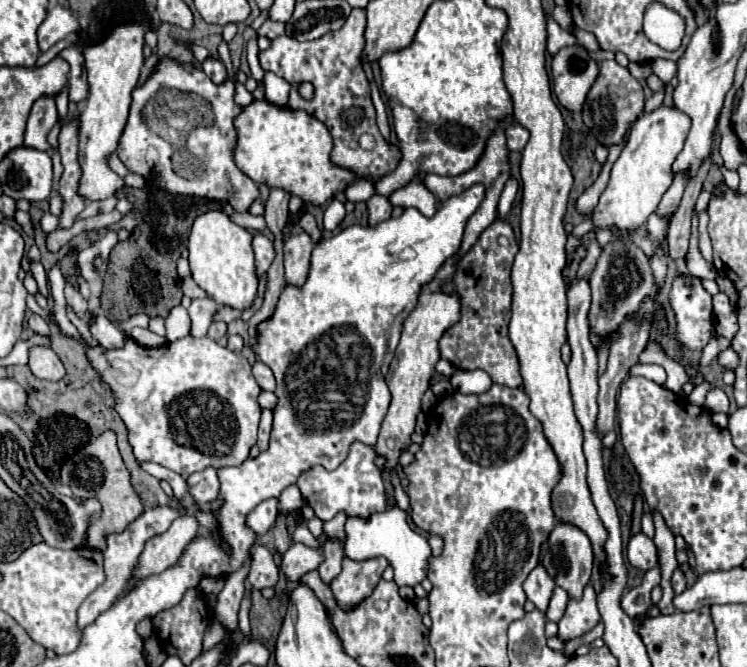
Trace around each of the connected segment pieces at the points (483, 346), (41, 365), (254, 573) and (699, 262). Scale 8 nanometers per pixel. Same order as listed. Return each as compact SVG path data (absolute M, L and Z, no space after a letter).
M497 218L489 228L483 230L475 246L465 256L459 258L453 278L441 284L441 292L445 294L455 292L461 298L459 322L447 328L439 340L441 358L451 362L459 370L481 368L491 376L493 382L509 388L523 386L517 354L507 332L513 298L511 266L517 252L519 244L515 240L513 228Z
M33 346L29 350L29 368L37 378L43 380L61 380L65 376L61 360L49 346Z
M253 546L249 582L253 586L277 586L279 582L279 566L275 564L273 554L265 546Z
M695 209L693 210L691 219L691 235L689 243L689 254L687 254L687 268L693 276L701 276L701 278L707 278L707 280L715 280L717 274L707 266L707 262L703 260L701 252L699 252L699 225L698 214Z

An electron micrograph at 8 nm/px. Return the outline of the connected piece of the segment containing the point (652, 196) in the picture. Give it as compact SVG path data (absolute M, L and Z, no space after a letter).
M661 104L657 110L643 114L633 124L629 140L621 150L621 156L611 168L609 184L593 210L593 224L603 230L639 230L645 226L649 214L657 208L663 194L673 182L673 162L683 150L685 138L691 128L691 118L675 106Z

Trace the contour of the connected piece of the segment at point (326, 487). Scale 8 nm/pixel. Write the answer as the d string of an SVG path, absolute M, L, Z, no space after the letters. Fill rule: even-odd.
M353 442L349 448L349 456L345 462L329 472L323 466L313 466L305 470L297 486L301 488L307 504L313 508L315 516L319 516L323 522L331 520L337 512L345 512L347 518L369 518L371 514L385 512L387 510L387 500L385 500L385 488L381 480L381 472L375 464L375 450L363 442Z

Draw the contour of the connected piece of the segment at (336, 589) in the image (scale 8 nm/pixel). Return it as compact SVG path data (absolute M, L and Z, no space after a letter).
M379 557L378 562L379 570L375 570L371 560L355 562L355 560L343 558L341 574L331 584L331 592L339 608L349 612L373 594L377 582L381 580L381 574L389 565L383 557Z

